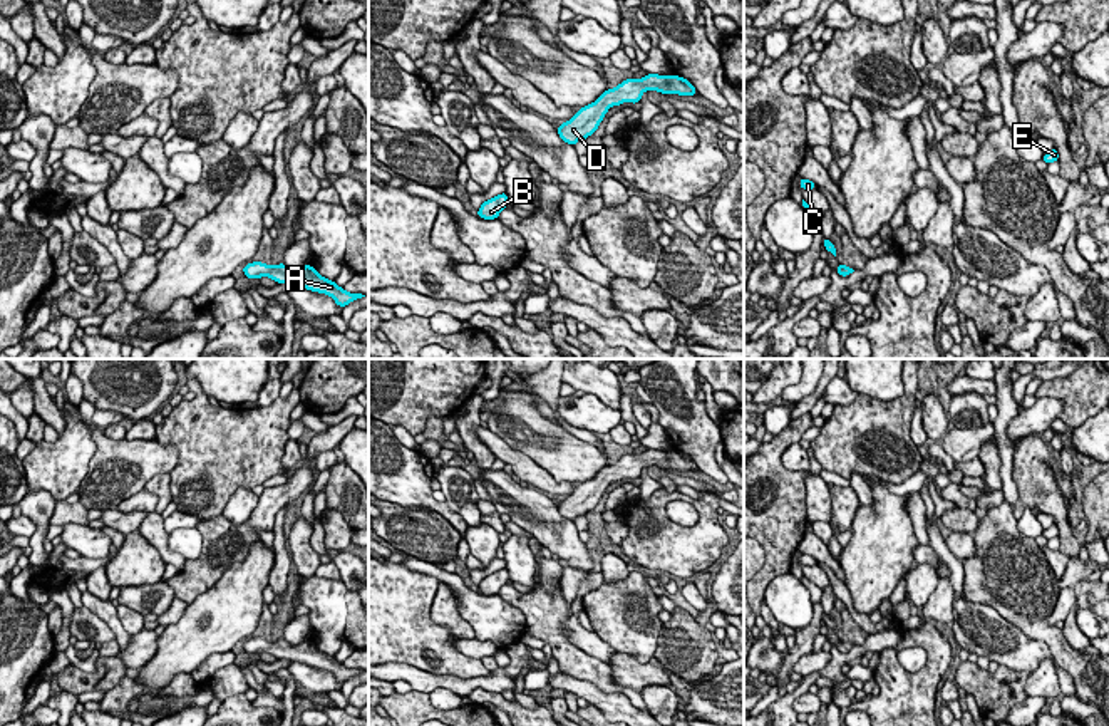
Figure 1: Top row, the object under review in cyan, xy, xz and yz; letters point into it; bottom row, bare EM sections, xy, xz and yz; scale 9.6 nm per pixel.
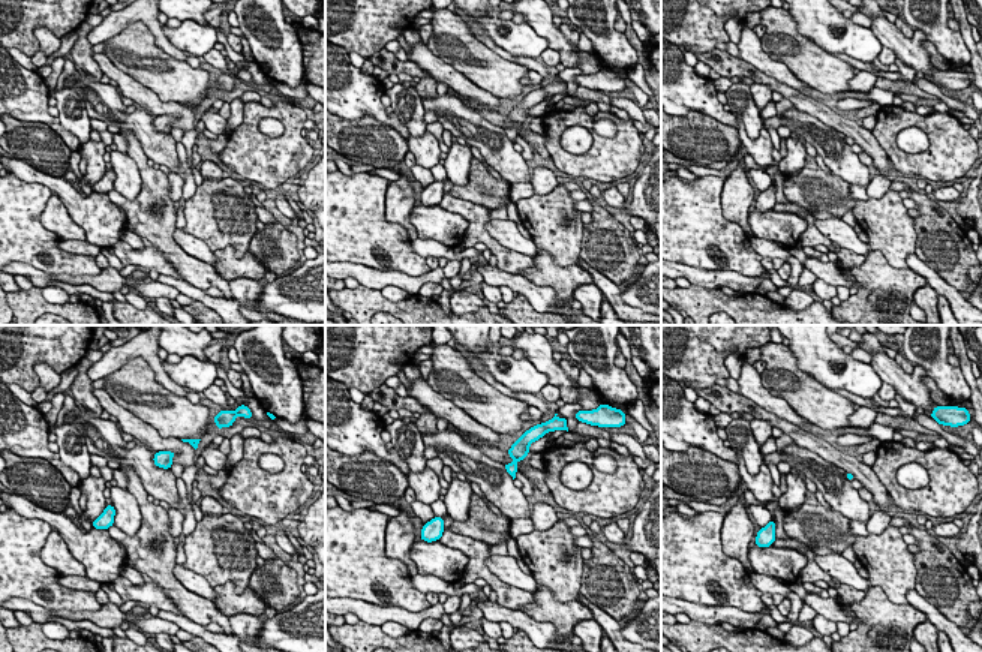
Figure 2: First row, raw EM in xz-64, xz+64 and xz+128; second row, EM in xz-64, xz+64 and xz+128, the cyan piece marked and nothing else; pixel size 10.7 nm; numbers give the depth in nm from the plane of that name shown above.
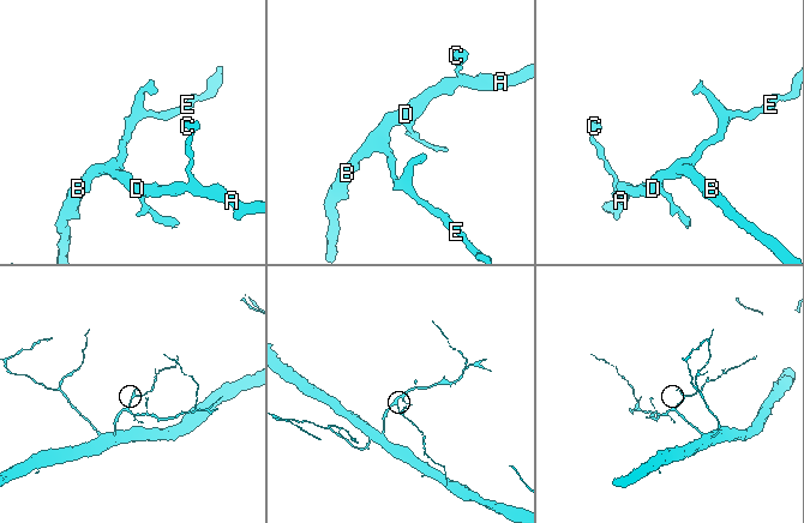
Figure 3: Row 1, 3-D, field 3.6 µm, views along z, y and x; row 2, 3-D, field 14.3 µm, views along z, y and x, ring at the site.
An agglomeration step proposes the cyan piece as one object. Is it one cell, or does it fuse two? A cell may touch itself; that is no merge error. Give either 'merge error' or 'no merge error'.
no merge error

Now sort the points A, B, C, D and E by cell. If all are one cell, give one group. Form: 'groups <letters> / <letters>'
groups A B C D E

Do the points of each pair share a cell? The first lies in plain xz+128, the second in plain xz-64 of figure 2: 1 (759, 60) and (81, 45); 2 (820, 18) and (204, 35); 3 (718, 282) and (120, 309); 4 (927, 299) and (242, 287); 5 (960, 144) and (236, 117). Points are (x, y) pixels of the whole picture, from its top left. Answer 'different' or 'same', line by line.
1: different
2: same
3: different
4: same
5: different

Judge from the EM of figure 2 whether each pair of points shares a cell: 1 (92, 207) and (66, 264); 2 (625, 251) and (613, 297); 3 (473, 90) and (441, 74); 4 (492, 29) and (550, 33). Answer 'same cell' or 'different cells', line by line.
1: different cells
2: different cells
3: same cell
4: different cells

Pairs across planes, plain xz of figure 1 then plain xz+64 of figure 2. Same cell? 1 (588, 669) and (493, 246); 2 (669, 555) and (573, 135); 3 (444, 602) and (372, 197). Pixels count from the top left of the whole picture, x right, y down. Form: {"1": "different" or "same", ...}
{"1": "same", "2": "different", "3": "different"}

